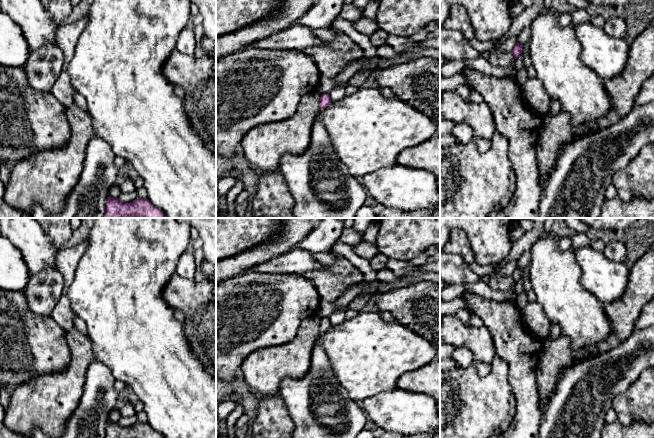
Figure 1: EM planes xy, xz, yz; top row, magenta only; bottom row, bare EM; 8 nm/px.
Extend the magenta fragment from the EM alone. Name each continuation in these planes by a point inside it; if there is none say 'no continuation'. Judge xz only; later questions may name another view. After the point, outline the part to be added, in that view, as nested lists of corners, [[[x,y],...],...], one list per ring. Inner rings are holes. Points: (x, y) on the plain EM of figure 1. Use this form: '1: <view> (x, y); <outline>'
no continuation

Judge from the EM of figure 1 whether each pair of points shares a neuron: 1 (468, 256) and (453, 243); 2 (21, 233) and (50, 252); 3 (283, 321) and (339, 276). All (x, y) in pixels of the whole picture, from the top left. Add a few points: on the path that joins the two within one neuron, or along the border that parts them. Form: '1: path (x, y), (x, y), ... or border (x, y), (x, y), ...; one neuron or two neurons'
1: path (464, 252), (457, 245); one neuron
2: path (28, 238), (43, 252); one neuron
3: border (303, 275), (314, 286), (321, 299); two neurons

